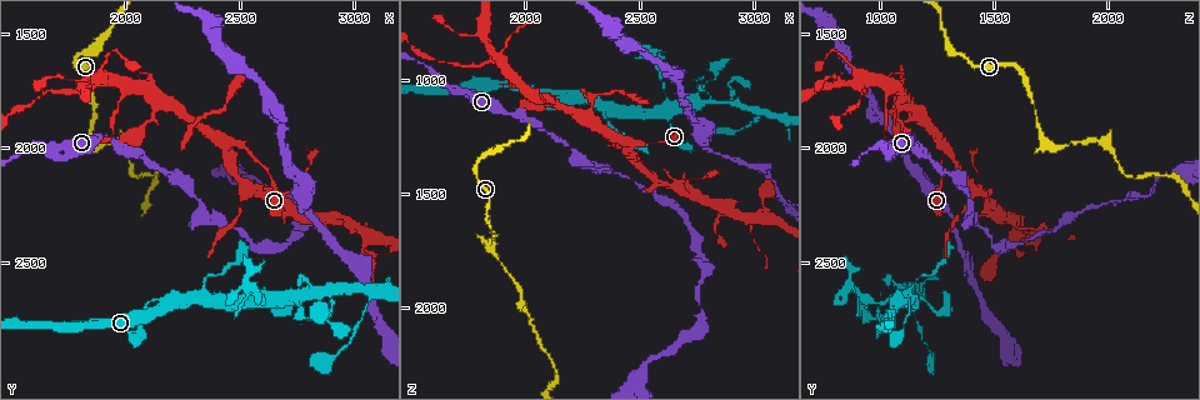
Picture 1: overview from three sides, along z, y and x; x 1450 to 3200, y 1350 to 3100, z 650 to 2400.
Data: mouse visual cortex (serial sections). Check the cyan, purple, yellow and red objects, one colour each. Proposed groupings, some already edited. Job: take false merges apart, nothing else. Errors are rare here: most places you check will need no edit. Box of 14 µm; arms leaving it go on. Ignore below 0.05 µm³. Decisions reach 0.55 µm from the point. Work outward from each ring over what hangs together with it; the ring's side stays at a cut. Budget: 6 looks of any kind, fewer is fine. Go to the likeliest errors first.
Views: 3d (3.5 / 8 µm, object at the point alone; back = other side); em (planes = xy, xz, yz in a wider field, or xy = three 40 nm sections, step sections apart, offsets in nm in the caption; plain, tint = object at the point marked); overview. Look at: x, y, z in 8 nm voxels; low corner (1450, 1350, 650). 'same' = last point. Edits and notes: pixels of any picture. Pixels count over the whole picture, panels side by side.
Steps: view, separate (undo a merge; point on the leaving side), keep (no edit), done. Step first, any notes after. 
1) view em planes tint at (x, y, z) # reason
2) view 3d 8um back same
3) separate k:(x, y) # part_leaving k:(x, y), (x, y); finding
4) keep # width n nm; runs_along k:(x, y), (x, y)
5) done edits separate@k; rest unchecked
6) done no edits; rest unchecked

view 3d 3.5um at (2350, 2290, 1390) # sharp bend

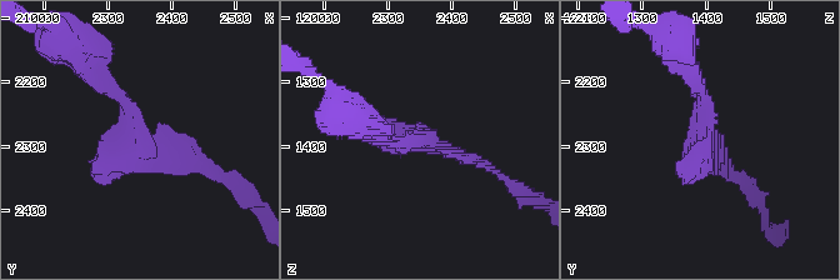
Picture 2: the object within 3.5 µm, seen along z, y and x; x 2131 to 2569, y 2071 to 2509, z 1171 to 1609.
view em xy step 5 tint at (2355, 2300, 1390)

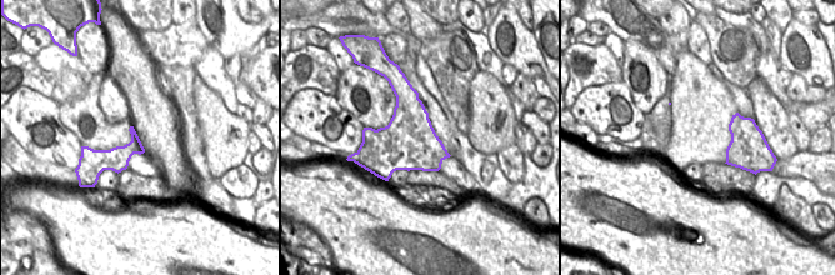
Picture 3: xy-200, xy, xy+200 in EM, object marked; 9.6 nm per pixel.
keep # runs_along 2:(99, 85), (134, 111), (156, 158), (214, 174); all the same cell

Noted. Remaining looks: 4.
view 3d 3.5um at (2870, 2620, 1110) # three arms meet

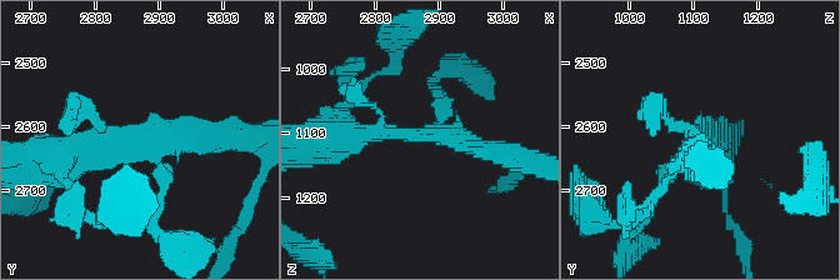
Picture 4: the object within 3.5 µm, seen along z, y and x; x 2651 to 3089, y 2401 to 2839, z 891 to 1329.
view em xy step 5 tint at (2875, 2625, 1105) # need the tissue

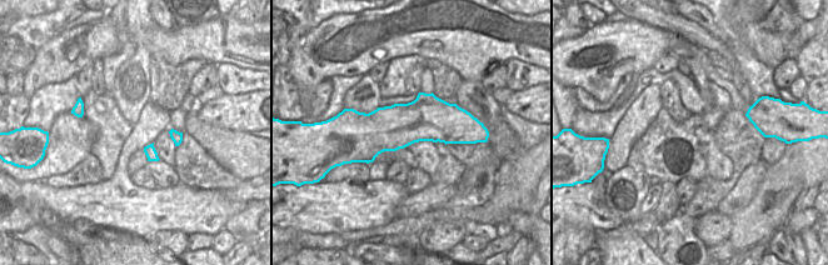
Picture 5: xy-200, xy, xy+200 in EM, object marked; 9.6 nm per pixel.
keep # arms 3; runs_along 4:(346, 138), (458, 135), (508, 158); continuous, no second cell

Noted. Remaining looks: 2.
view 3d 3.5um back at (2540, 2600, 870) # sharp bend

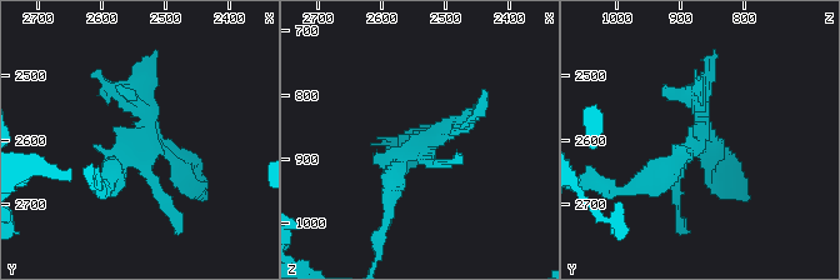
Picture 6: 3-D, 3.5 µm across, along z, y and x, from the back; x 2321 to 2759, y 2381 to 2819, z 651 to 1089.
view em xy step 1 tint at (2530, 2590, 870)

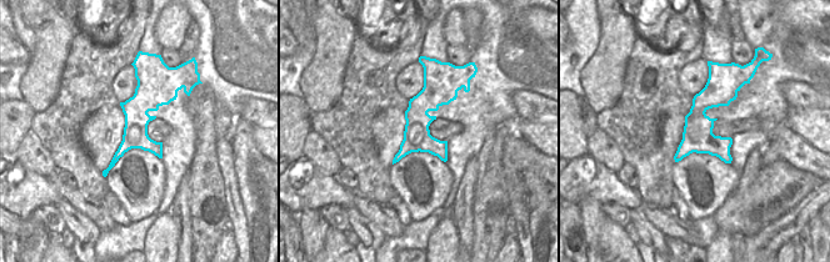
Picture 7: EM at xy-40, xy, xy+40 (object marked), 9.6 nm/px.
keep # width 260 nm; runs_along 7:(711, 80), (698, 136), (678, 157); continuous, no second cell

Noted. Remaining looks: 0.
done no edits; rest unchecked

